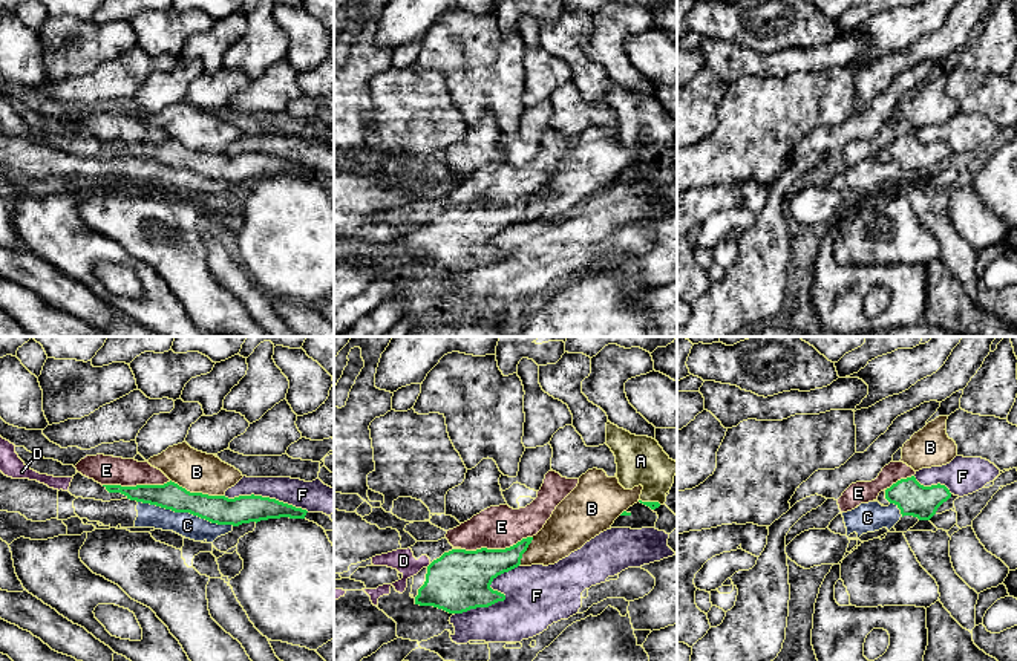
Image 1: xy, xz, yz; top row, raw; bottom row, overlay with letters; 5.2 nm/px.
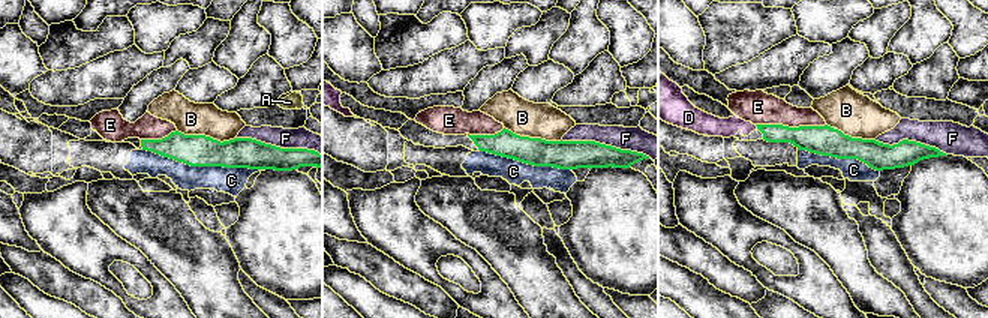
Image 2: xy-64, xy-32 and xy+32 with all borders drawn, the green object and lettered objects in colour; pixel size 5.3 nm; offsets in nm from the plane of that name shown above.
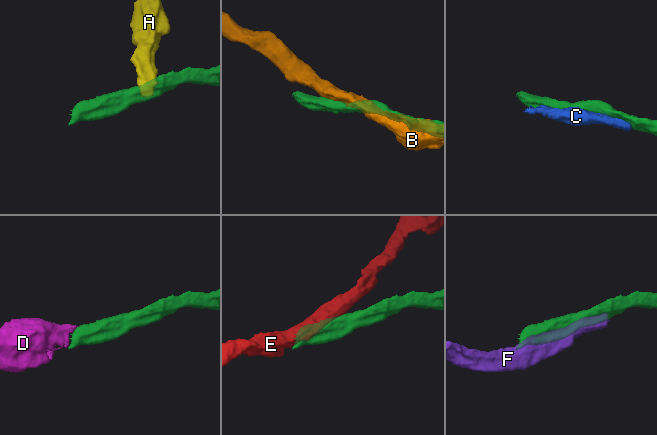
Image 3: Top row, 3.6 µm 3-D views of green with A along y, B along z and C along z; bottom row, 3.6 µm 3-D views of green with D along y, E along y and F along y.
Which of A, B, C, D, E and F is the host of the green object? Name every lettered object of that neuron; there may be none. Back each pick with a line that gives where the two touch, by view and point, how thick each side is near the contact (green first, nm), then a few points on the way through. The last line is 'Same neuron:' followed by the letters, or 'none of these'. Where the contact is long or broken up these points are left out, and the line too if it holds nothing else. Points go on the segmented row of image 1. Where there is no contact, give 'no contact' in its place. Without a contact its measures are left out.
D: meets green in xz at (429, 565); 320 nm thick on the green side, 120 nm on the other
Same neuron: D

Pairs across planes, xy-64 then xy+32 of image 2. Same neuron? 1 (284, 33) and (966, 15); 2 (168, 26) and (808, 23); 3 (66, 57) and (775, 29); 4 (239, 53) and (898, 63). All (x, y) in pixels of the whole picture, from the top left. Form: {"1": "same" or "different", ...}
{"1": "same", "2": "same", "3": "same", "4": "different"}

